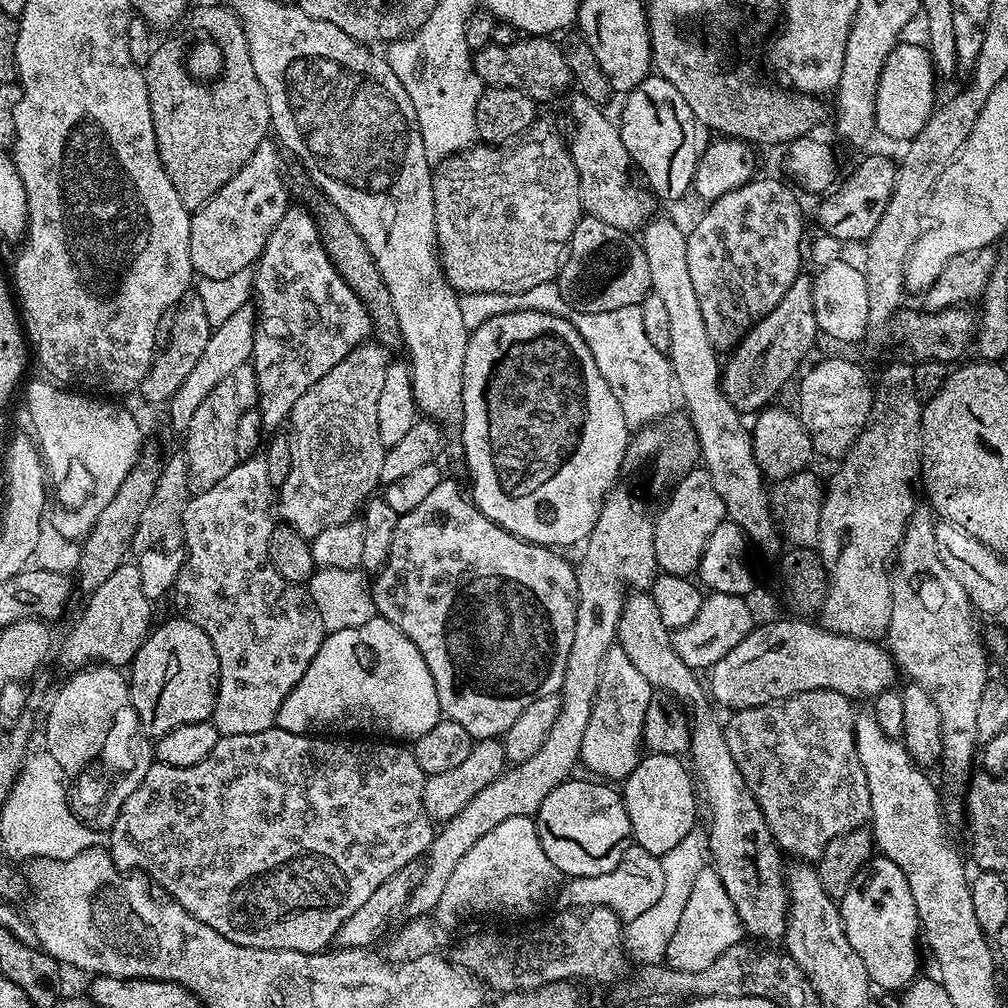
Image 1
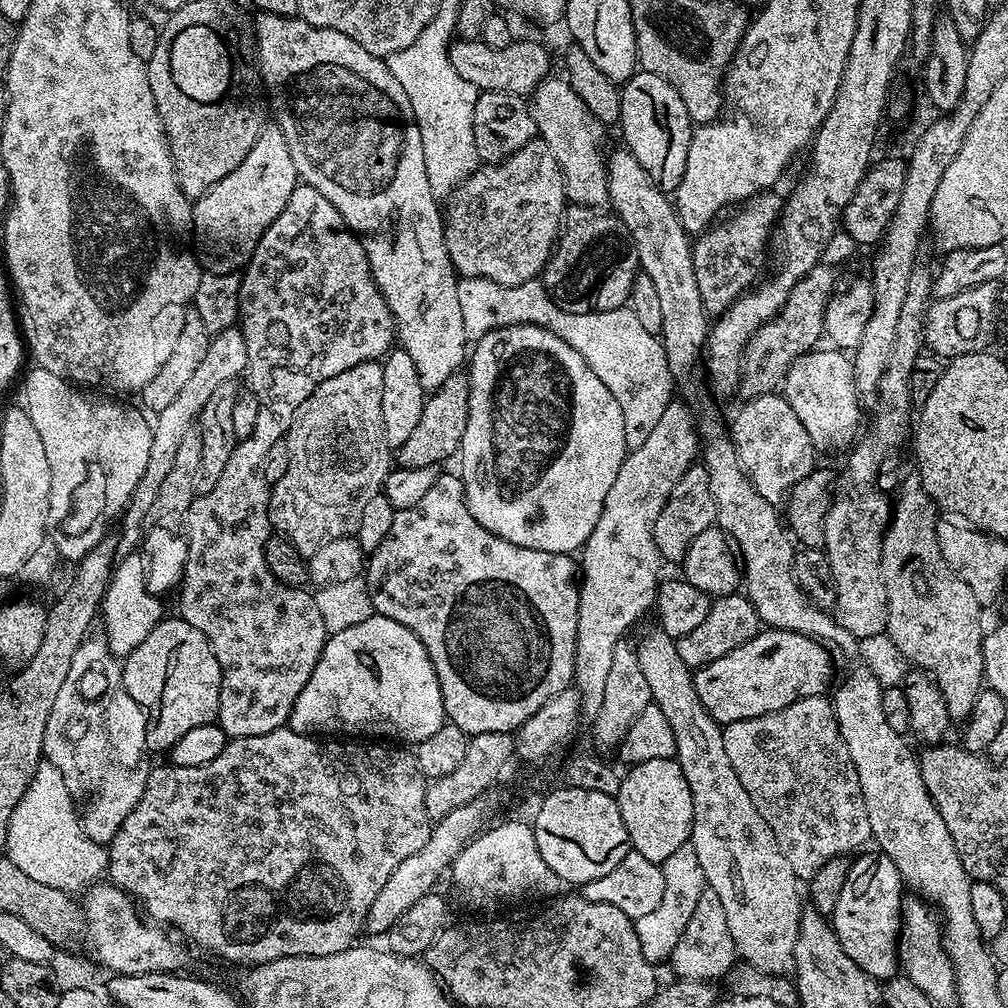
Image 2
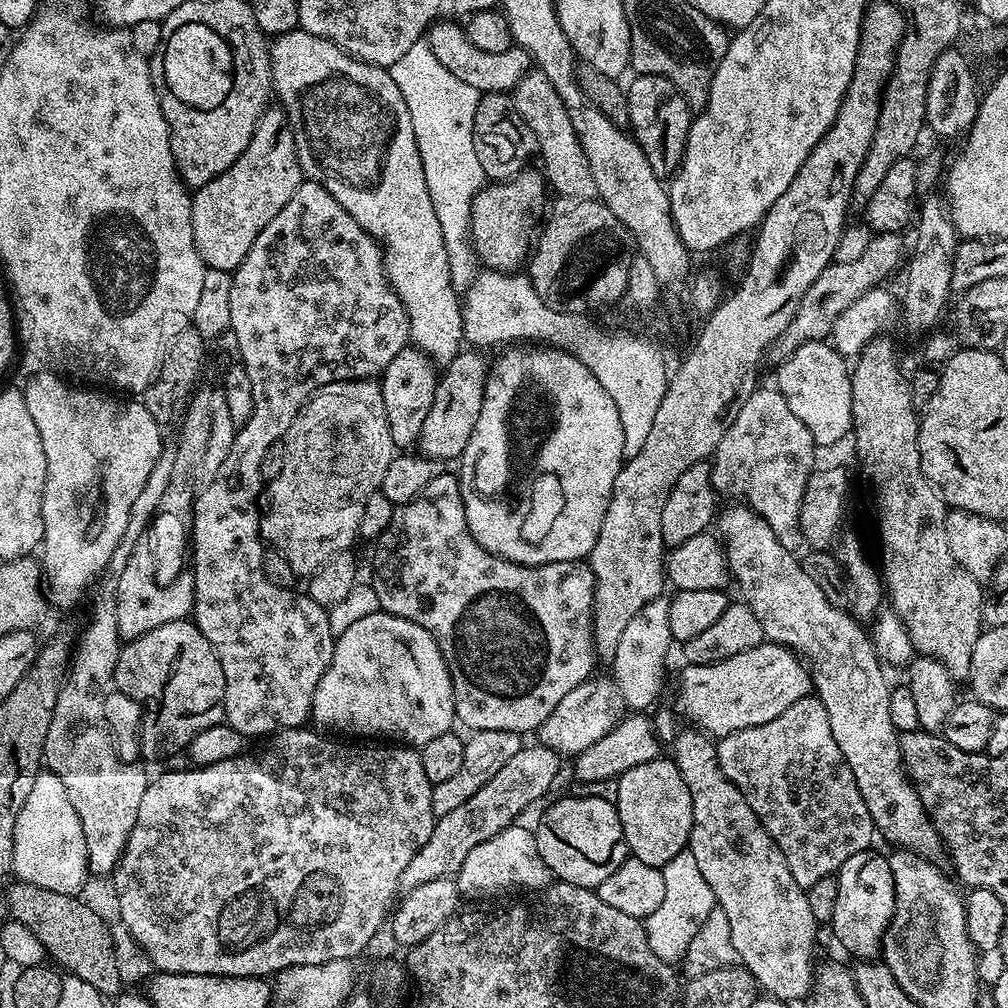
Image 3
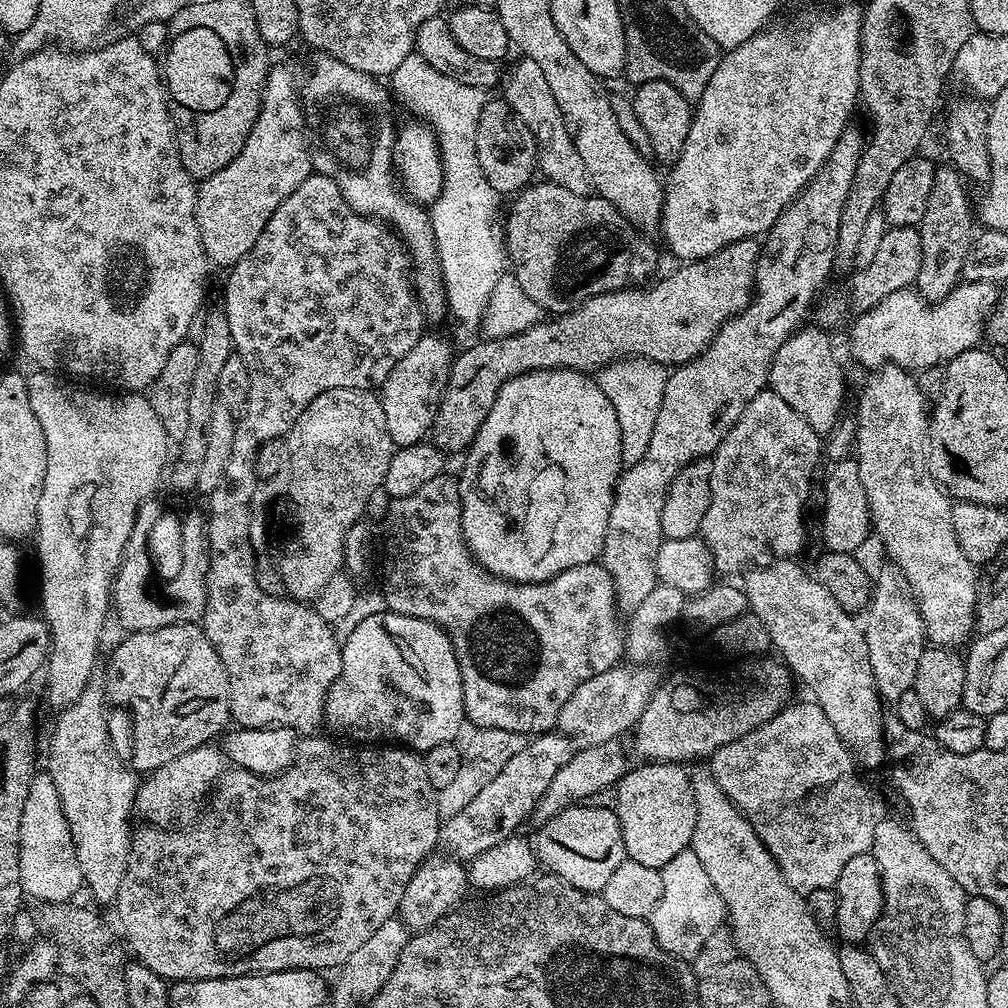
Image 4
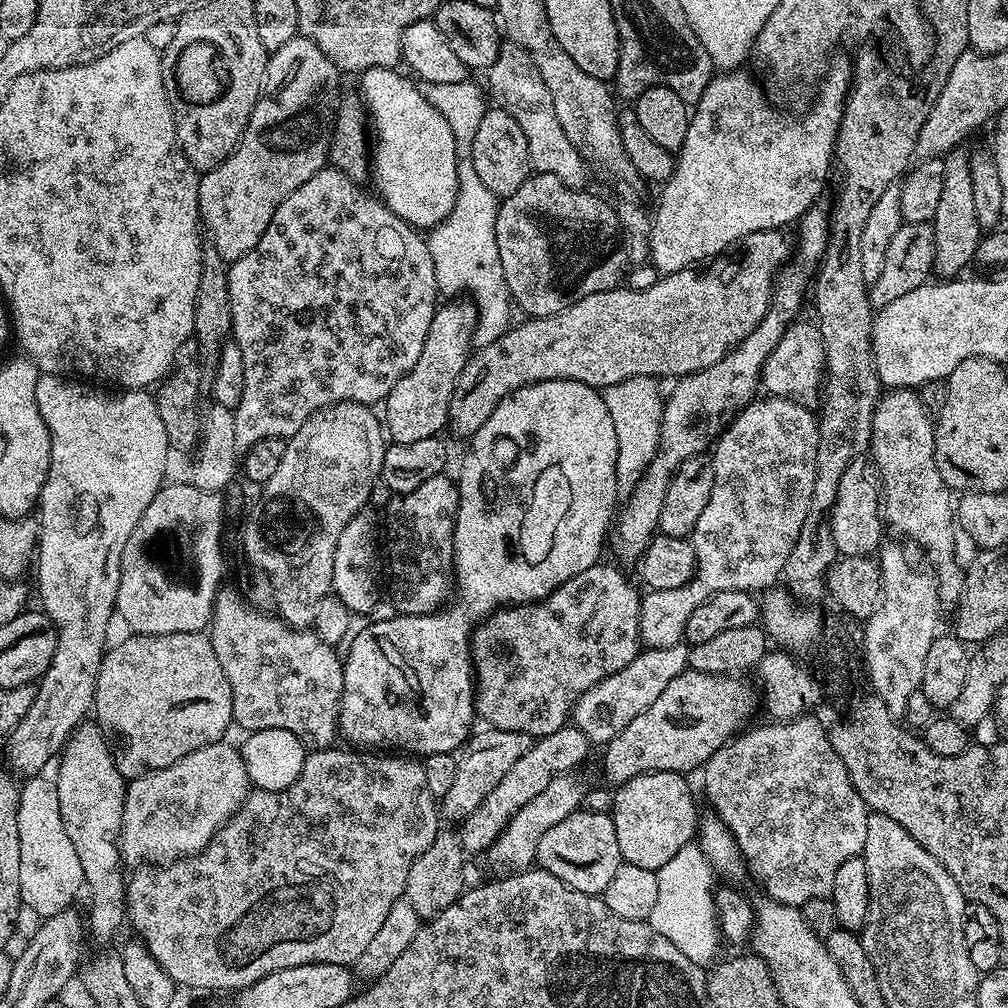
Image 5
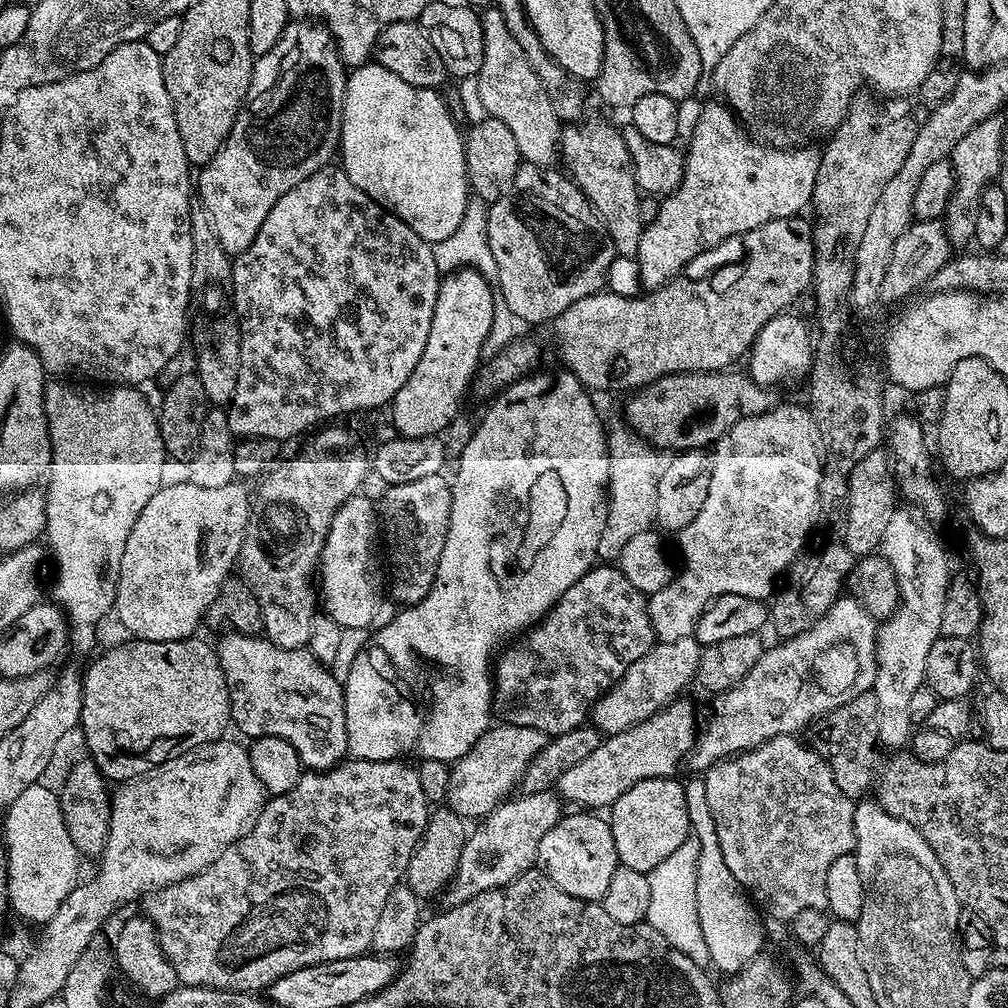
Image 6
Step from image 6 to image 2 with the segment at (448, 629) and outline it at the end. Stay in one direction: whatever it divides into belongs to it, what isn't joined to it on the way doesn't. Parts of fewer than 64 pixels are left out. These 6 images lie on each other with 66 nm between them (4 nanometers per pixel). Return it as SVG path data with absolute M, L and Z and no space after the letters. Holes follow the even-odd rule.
M532 324L508 325L490 330L485 336L475 341L470 352L470 363L466 368L468 389L470 390L470 410L466 418L466 434L462 434L462 442L458 453L460 468L458 475L464 483L466 506L470 514L495 534L506 538L506 542L514 542L514 546L522 546L530 550L546 550L547 552L567 552L569 554L583 549L590 538L590 530L598 522L598 514L602 514L602 506L606 502L606 494L614 482L618 470L622 466L626 453L626 431L623 426L622 409L610 390L602 384L602 379L594 374L587 365L586 358L578 354L566 343L563 343L551 330ZM373 614L366 622L358 622L358 626L346 626L346 630L331 633L324 641L318 666L314 666L310 682L302 686L302 694L298 694L294 702L287 727L303 736L335 734L340 738L387 738L404 746L415 746L430 738L430 734L436 733L445 722L442 690L430 654L426 654L426 646L422 646L402 622Z

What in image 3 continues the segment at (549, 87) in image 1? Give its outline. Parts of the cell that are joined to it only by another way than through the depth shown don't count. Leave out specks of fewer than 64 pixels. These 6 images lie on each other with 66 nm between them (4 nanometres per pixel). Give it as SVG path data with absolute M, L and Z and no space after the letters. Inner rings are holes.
M451 19L443 20L429 27L426 43L430 46L434 58L438 58L438 62L442 62L442 66L446 66L446 70L450 70L454 78L458 78L458 82L466 82L466 86L474 86L474 90L482 94L486 92L511 93L533 67L532 57L524 48L513 46L502 50L502 54L490 54L486 50L478 50L478 46L474 46L474 42L468 40L465 29L461 25L459 28L458 25L451 24L451 22L456 23Z

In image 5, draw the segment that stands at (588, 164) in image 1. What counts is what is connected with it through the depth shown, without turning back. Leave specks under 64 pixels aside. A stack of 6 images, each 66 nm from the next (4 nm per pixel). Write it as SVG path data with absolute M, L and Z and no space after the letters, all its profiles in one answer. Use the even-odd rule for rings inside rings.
M511 42L501 43L500 53L496 55L496 61L486 70L488 84L486 92L491 103L495 107L503 108L510 118L522 126L522 134L526 136L528 147L528 163L536 172L554 174L558 182L562 182L571 188L583 189L584 179L590 176L584 159L576 153L572 147L570 138L566 138L566 130L562 130L562 122L554 114L554 102L550 98L550 90L542 82L538 74L538 66L530 58L522 46Z

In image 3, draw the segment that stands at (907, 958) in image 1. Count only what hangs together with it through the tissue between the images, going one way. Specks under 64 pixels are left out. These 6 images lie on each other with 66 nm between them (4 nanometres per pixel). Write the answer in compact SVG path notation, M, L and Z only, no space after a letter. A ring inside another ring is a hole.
M869 850L846 858L846 862L836 873L838 902L830 921L836 940L857 961L876 960L882 952L884 931L894 914L894 880L885 853Z

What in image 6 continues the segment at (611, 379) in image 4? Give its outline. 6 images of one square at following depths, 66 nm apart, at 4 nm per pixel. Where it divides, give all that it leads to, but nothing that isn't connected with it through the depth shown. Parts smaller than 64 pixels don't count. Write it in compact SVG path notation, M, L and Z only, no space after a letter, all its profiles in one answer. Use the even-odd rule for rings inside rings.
M611 429L607 437L610 458L607 524L603 527L596 557L601 563L614 564L619 561L623 547L631 538L653 527L657 514L658 482L665 463L647 440L629 429Z

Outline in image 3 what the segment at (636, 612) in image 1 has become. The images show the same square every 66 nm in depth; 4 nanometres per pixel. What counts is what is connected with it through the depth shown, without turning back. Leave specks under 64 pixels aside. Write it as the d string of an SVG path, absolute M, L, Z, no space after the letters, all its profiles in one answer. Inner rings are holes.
M699 730L688 731L692 732L677 731L674 739L671 741L671 743L673 742L672 748L676 751L674 753L676 765L682 774L683 780L686 782L686 787L690 789L690 798L692 799L692 829L690 830L687 851L694 854L694 858L698 862L698 870L702 870L702 878L706 878L707 884L710 885L710 890L714 890L716 907L720 908L722 914L726 914L726 918L730 921L730 938L734 941L737 961L753 976L759 987L769 997L785 1002L791 1002L791 1000L803 1001L808 993L812 991L814 965L817 963L816 928L818 928L818 921L816 921L813 912L810 910L808 893L805 889L798 886L798 882L794 882L794 874L790 874L790 866L786 866L786 858L782 854L782 850L778 850L774 838L770 838L770 834L764 829L762 822L754 814L754 810L750 810L750 802L746 802L742 790L738 790L738 786L734 786L734 782L730 782L730 778L726 778L726 774L722 774L722 766L718 762L718 754L716 753L713 737L709 736L707 732Z

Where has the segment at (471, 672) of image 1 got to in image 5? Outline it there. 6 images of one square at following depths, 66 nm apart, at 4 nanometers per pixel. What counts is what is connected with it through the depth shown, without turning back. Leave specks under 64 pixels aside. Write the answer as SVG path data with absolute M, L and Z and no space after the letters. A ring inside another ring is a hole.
M441 474L422 482L418 490L393 495L382 512L382 548L388 551L388 592L397 613L421 616L444 607L454 592L454 530L460 489L457 481ZM601 562L590 566L590 570L582 570L582 574L574 574L574 578L570 578L570 582L562 582L562 586L558 586L558 590L552 592L546 599L538 600L535 604L505 606L493 612L485 620L481 620L472 629L470 647L472 650L472 674L476 690L476 714L481 721L485 720L483 722L485 725L502 730L525 732L533 738L554 734L569 723L572 707L578 702L578 698L582 698L582 694L586 694L586 690L590 690L590 686L598 686L598 682L602 682L602 678L610 678L610 674L618 674L618 670L622 670L622 666L630 666L630 662L634 662L634 658L642 650L640 639L640 598L642 592L635 583L633 583L634 585L628 584L627 578L615 568L617 565L612 564Z

